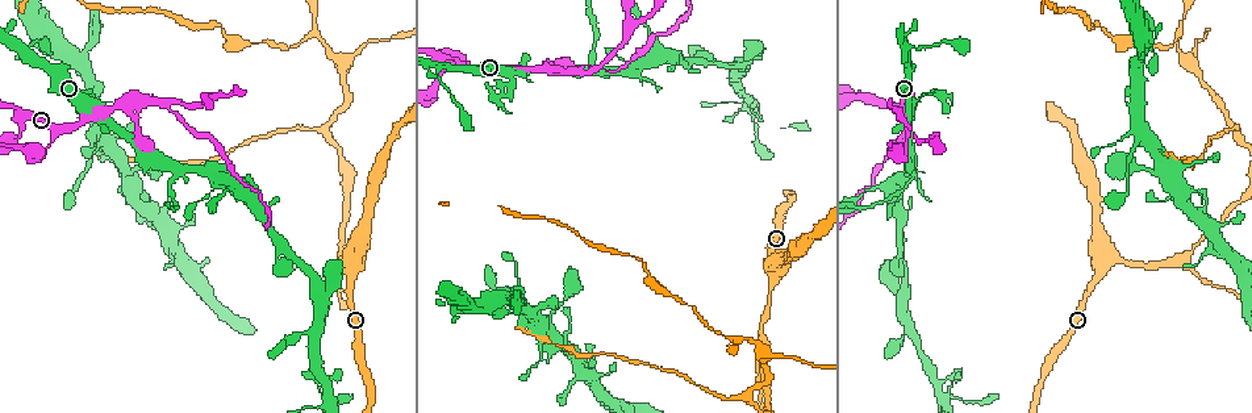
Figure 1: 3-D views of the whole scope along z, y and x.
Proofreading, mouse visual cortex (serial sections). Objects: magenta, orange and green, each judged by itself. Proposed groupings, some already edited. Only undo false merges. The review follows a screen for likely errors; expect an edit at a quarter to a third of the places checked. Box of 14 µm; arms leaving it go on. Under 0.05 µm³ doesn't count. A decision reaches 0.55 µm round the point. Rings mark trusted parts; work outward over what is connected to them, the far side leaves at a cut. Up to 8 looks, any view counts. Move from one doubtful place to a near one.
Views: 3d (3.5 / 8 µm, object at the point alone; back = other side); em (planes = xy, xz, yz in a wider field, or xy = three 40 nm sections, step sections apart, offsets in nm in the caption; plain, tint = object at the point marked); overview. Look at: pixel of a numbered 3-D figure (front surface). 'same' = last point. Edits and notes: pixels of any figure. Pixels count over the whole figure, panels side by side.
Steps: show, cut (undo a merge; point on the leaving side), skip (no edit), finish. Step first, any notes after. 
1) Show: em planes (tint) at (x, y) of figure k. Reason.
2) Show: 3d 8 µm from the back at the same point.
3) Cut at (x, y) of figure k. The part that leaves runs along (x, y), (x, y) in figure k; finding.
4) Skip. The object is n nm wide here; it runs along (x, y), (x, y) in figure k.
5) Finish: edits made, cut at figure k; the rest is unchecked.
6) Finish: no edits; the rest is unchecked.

Show: 3d 3.5 µm from the back at (89, 93) of figure 1. Abrupt turn.

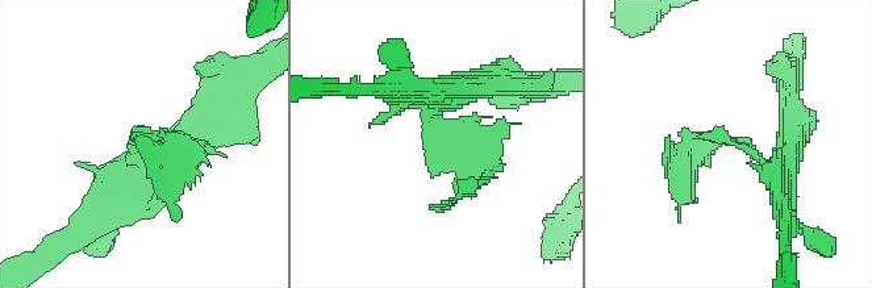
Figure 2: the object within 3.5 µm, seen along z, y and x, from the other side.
Show: em planes (tint) at (725, 142) of figure 2. Need the tissue.

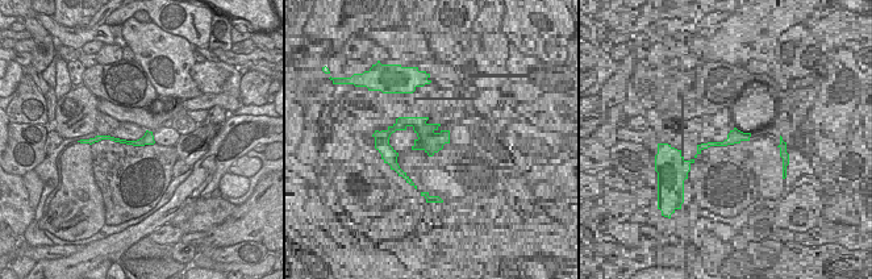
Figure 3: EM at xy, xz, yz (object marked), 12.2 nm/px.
Skip. It runs along (459, 90), (467, 188) in figure 2; one cell here.

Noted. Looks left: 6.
Show: 3d 3.5 µm at (598, 74) of figure 1. Abrupt turn.

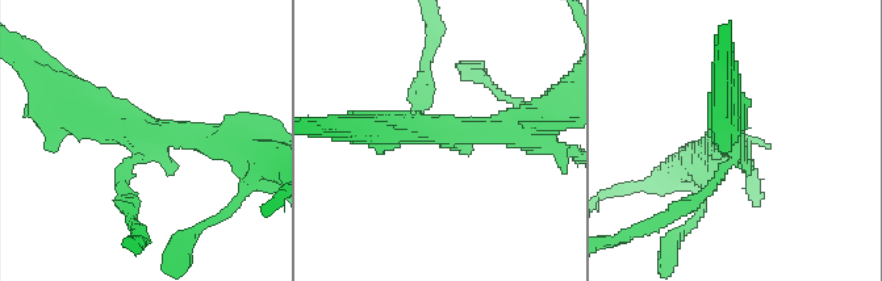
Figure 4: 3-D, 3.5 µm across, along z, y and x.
Show: em xy step 5 (tint) at (439, 130) of figure 4. Need the tissue.

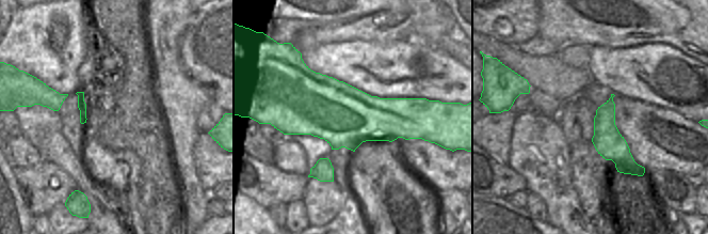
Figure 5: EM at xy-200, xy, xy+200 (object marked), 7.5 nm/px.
Cut at (130, 201) of figure 4. The part that leaves runs along (122, 176), (138, 240) in figure 4; a second cell is stuck on.

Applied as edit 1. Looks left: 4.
Show: 3d 3.5 µm at (579, 75) of figure 1.

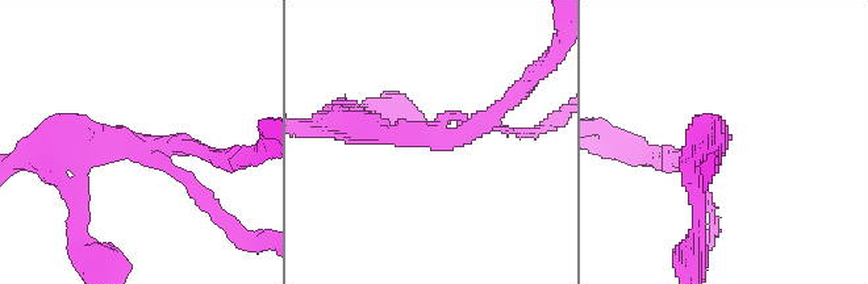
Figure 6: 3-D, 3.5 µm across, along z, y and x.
Show: em xy step 3 (tint) at (134, 148) of figure 6. 3 arms meet here; the arms are 100, 200, 400 nm wide; now the EM.

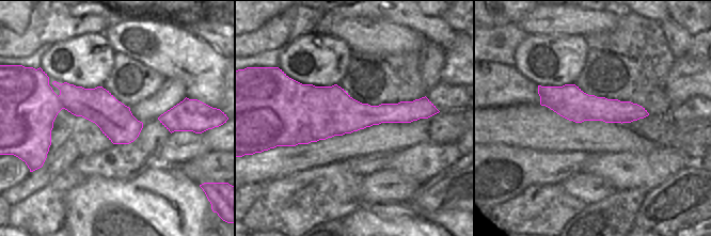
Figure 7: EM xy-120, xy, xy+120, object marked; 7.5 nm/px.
Skip. It runs along (342, 122), (455, 140), (504, 105) in figure 6; continuous, no second cell.

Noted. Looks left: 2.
Finish: edits made, cut at figure 4; the rest is unchecked.

